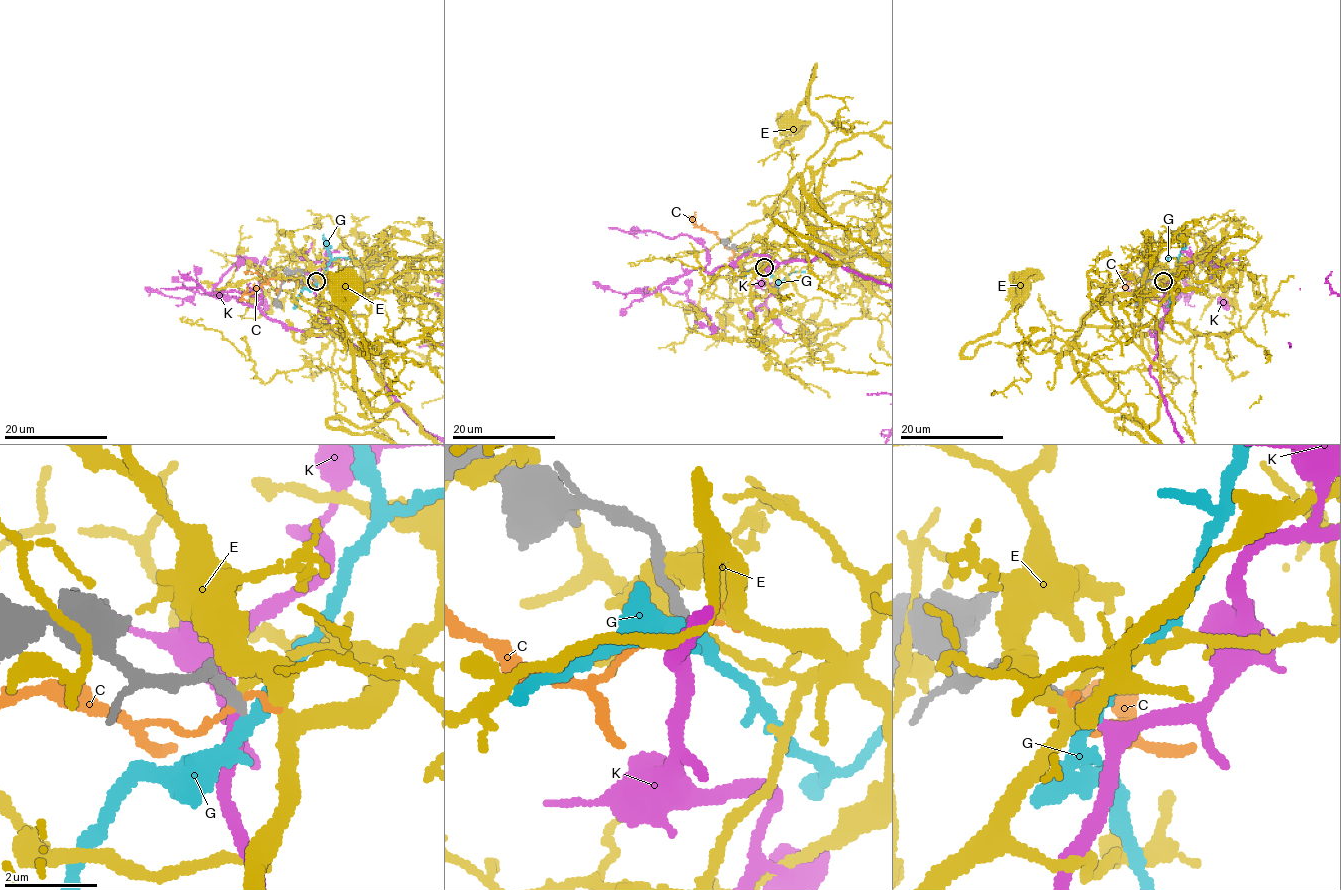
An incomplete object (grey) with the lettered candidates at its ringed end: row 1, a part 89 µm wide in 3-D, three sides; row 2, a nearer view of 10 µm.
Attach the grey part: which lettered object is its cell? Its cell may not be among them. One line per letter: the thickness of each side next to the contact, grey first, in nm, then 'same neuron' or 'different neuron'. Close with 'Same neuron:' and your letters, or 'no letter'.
C: 240 nm thick on the grey side, 100 nm on the other; different neuron
E: 260 nm thick on the grey side, 150 nm on the other; different neuron
G: 200 nm thick on the grey side, 240 nm on the other; different neuron
K: 200 nm thick on the grey side, 220 nm on the other; same neuron
Same neuron: K

